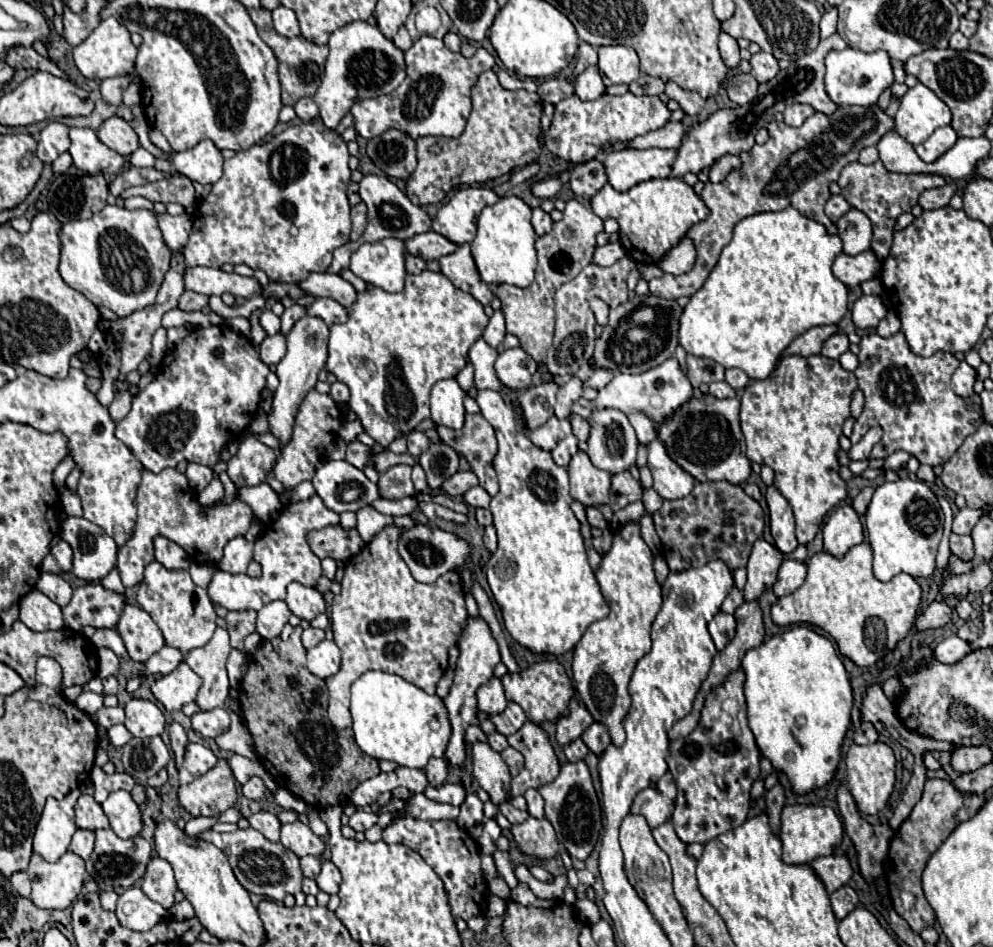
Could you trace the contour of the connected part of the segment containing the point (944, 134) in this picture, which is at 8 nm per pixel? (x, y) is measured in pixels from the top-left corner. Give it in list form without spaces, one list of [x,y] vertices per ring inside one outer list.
[[[939,127],[927,141],[925,145],[915,145],[915,151],[917,155],[927,161],[927,163],[933,163],[937,157],[941,157],[945,151],[949,151],[957,141],[957,133],[953,131],[953,127]]]

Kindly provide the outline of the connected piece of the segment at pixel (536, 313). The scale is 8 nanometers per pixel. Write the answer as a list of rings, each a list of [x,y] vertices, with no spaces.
[[[569,201],[563,219],[553,223],[553,231],[539,237],[535,241],[537,251],[537,271],[535,281],[521,289],[515,285],[497,285],[493,293],[501,299],[503,315],[507,321],[507,333],[515,335],[523,347],[525,353],[529,353],[537,363],[545,363],[547,349],[553,341],[555,331],[555,311],[553,311],[553,291],[557,291],[563,283],[571,281],[579,275],[583,267],[587,267],[595,253],[595,235],[603,231],[603,221],[583,203]]]

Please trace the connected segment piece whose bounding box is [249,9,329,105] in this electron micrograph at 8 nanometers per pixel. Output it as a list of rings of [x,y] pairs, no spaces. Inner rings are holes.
[[[249,9],[249,13],[251,13],[253,23],[259,31],[259,37],[275,51],[275,55],[279,59],[279,81],[283,87],[283,105],[295,105],[303,97],[313,97],[317,87],[321,85],[323,67],[325,67],[329,47],[327,45],[315,45],[315,43],[307,41],[303,35],[289,39],[289,37],[275,33],[273,21],[271,21],[271,11],[267,11],[267,9]]]

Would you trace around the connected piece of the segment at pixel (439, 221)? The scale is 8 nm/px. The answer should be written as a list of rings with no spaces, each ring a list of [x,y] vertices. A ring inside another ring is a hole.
[[[465,187],[459,189],[435,215],[433,231],[449,241],[463,245],[475,239],[475,221],[483,207],[497,203],[501,197],[491,189]]]

